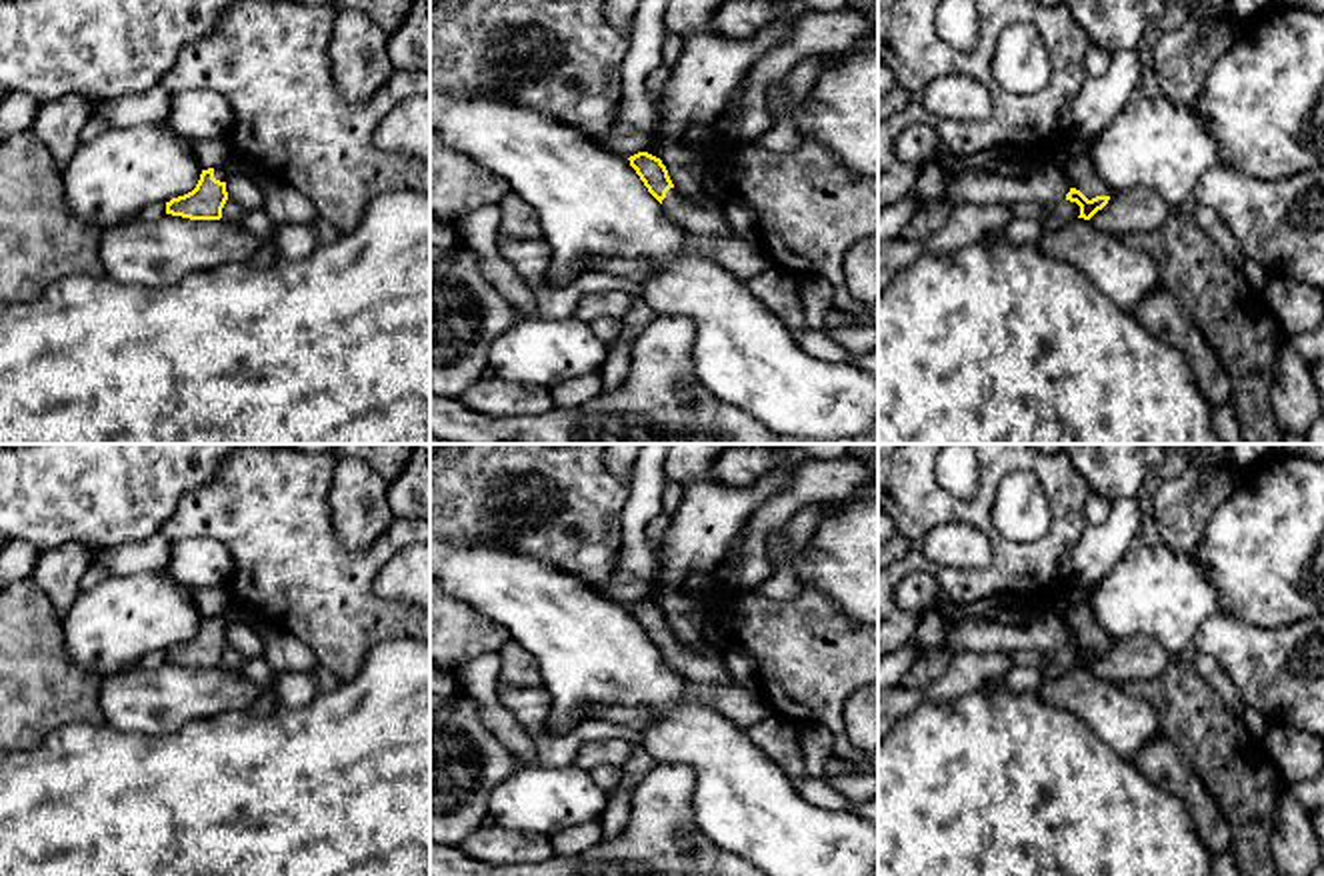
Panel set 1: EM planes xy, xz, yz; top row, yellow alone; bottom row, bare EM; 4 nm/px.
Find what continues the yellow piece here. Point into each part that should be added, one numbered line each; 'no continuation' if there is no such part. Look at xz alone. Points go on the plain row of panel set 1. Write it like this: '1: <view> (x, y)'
1: xz (704, 668)

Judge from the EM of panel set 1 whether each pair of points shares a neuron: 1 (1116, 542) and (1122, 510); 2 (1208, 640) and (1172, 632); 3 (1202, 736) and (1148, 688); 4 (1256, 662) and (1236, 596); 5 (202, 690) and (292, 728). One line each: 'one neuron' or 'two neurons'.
1: one neuron
2: two neurons
3: one neuron
4: two neurons
5: two neurons

